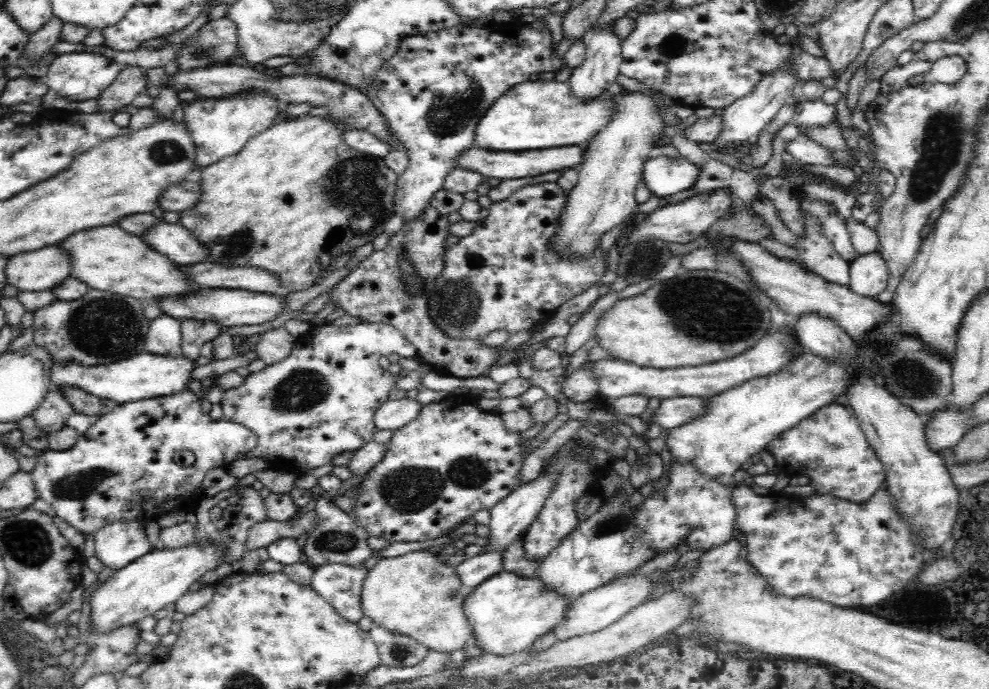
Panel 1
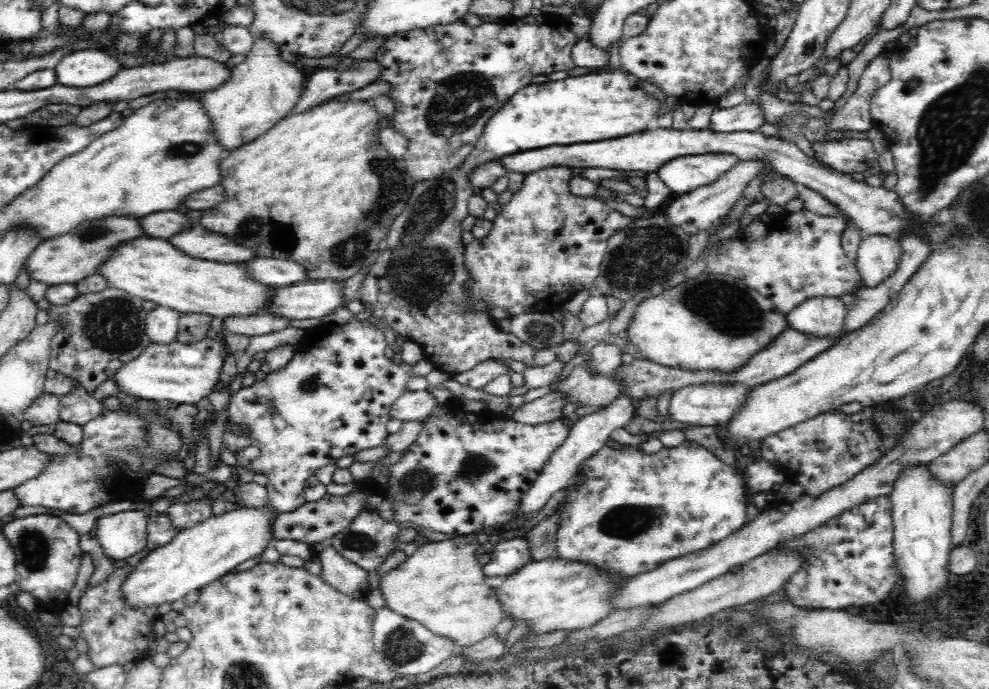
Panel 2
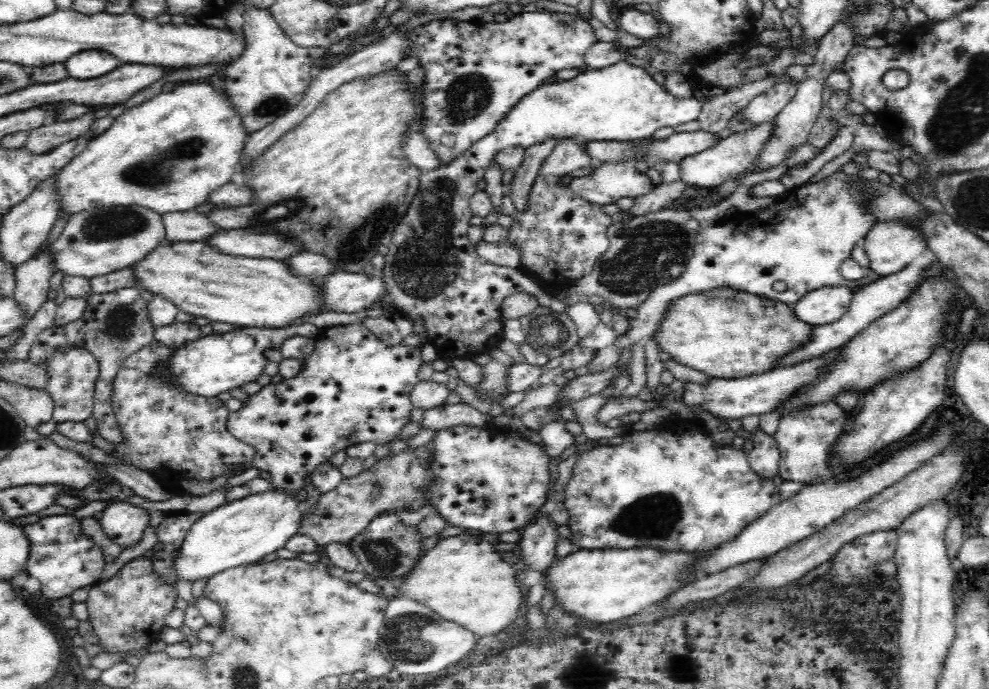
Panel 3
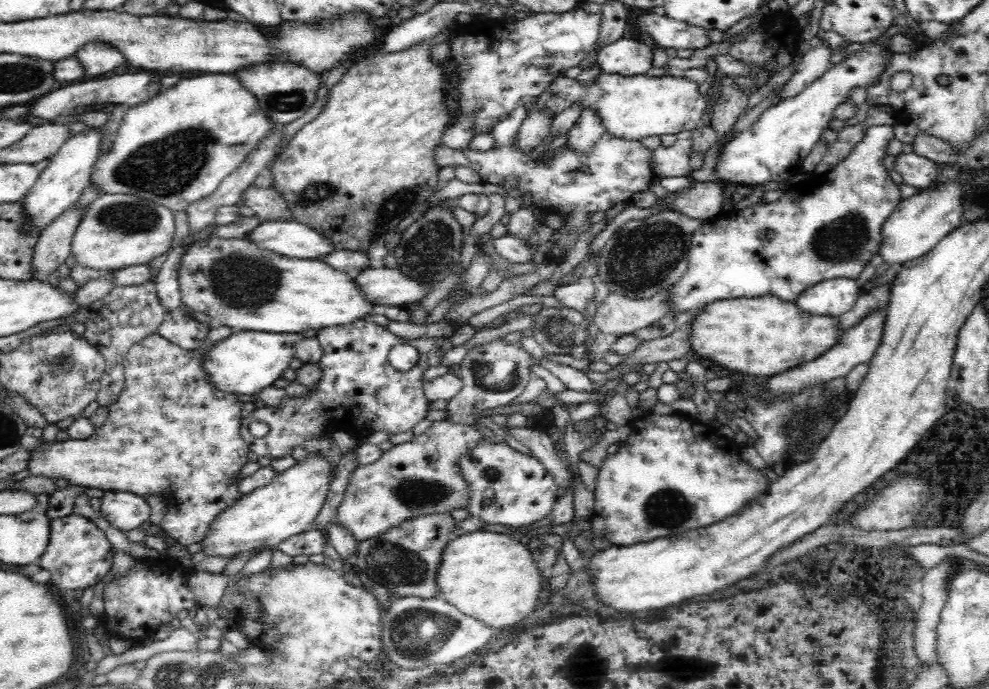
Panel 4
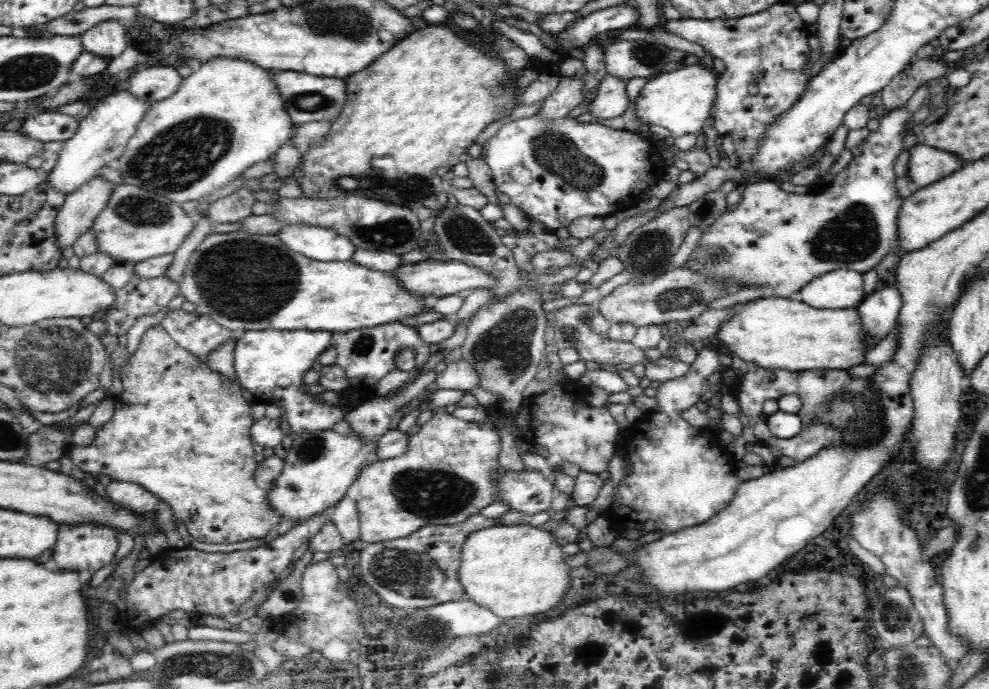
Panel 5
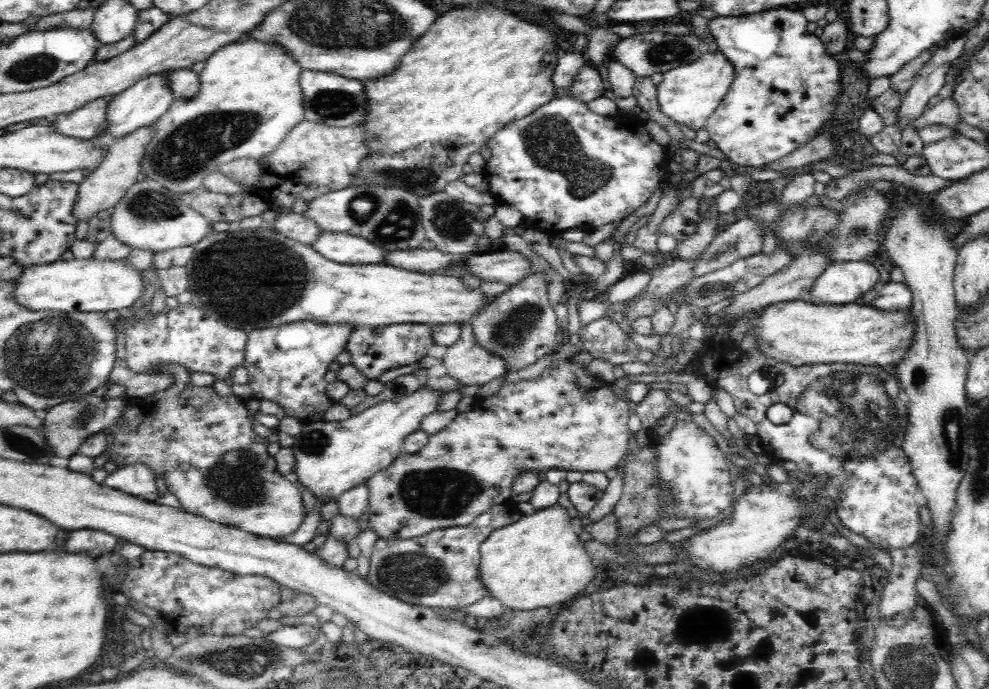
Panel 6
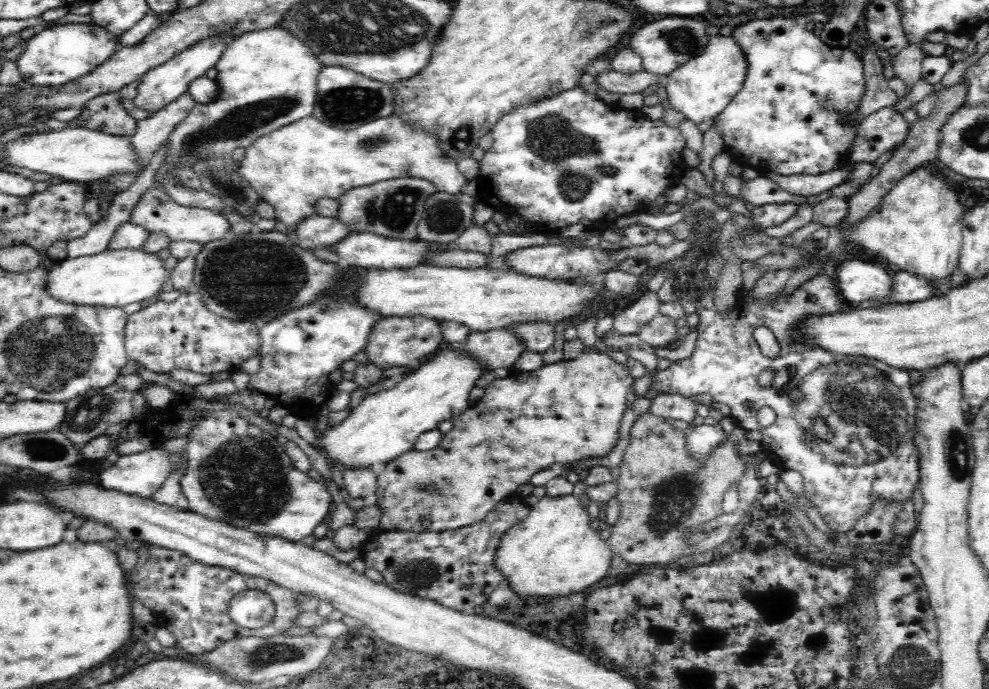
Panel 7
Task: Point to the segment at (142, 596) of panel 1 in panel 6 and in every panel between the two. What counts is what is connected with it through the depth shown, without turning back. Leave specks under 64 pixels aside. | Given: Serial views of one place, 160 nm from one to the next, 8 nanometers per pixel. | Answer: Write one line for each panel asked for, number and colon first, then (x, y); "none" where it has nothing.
2: (195, 556)
3: (234, 534)
4: (265, 517)
5: (320, 466)
6: (332, 457)

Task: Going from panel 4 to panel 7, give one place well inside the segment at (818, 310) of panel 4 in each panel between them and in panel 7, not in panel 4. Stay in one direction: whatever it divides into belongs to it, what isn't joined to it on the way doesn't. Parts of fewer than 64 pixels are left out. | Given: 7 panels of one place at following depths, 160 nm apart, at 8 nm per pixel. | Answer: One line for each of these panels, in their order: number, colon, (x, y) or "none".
5: (842, 289)
6: (841, 283)
7: (858, 280)

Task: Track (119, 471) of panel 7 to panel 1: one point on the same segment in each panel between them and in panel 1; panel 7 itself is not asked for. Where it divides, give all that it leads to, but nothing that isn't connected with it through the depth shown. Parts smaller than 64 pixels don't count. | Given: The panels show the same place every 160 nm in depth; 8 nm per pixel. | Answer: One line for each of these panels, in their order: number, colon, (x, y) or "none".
1: (117, 544)
2: (121, 535)
3: (124, 524)
4: (125, 511)
5: (132, 496)
6: (137, 479)

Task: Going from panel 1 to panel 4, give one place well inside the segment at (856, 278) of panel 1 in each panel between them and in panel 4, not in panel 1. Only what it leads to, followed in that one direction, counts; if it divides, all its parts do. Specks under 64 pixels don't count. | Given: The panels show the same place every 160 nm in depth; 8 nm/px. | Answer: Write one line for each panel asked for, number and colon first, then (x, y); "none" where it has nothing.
2: (877, 258)
3: (891, 246)
4: (918, 224)

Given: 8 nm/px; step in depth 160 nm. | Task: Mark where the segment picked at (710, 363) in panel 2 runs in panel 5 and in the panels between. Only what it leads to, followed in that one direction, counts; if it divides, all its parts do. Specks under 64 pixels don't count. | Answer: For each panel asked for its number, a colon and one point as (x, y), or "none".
3: (724, 333)
4: (759, 337)
5: (780, 334)

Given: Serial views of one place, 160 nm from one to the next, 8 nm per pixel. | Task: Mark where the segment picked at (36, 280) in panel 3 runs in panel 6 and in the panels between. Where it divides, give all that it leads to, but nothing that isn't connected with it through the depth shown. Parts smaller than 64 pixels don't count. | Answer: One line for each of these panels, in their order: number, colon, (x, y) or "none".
4: (53, 246)
5: (79, 209)
6: (102, 189)

